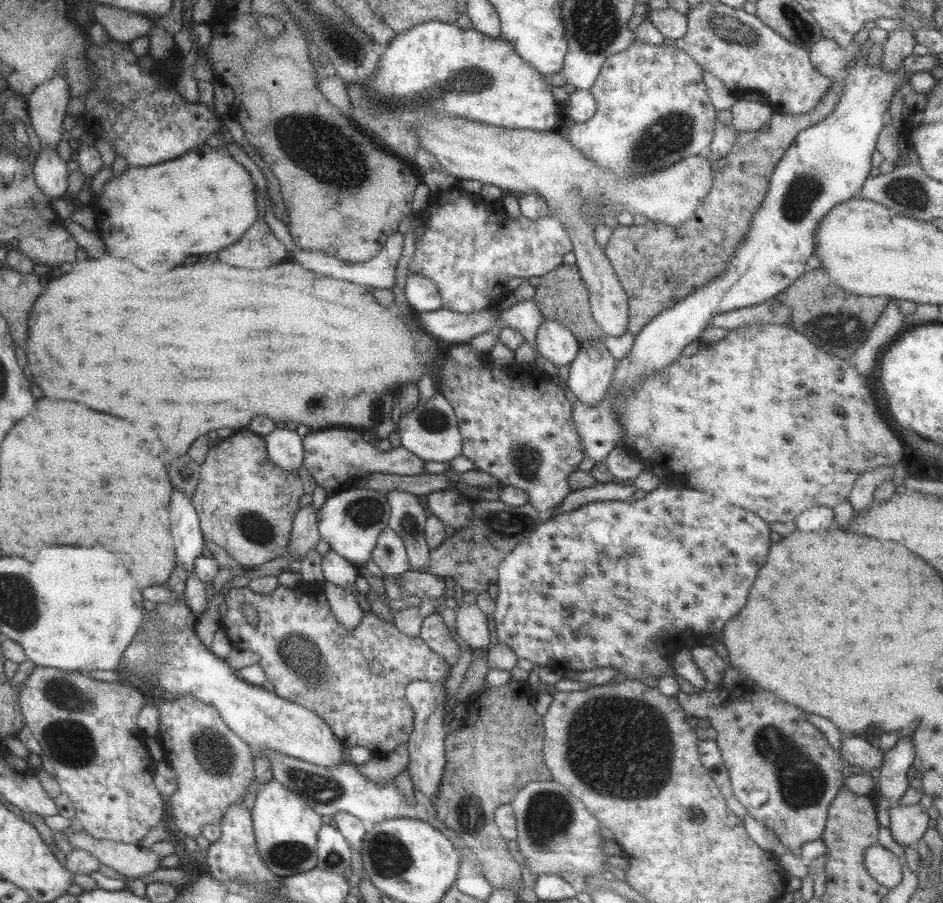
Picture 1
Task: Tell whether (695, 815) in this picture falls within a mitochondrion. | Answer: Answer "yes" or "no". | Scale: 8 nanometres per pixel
no

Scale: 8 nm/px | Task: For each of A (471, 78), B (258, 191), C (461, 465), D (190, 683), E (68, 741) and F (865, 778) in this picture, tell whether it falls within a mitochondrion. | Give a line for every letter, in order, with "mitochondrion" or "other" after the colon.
A: mitochondrion
B: other
C: other
D: other
E: mitochondrion
F: other

